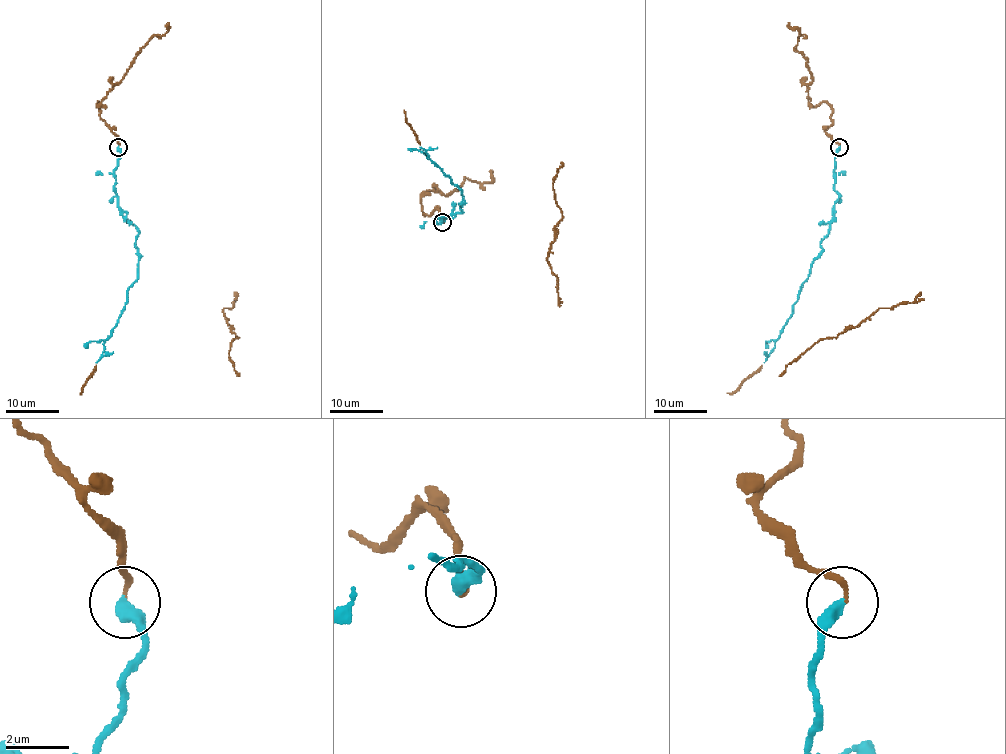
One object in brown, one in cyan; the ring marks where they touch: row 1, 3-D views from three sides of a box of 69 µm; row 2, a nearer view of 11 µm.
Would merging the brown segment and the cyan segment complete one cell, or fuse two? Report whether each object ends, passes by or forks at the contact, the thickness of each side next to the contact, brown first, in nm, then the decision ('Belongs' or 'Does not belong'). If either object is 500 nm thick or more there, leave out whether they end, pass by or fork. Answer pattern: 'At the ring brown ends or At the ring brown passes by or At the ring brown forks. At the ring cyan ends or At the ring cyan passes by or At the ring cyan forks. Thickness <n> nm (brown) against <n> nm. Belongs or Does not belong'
At the ring brown ends. At the ring cyan ends. Thickness 140 nm (brown) against 440 nm. Belongs

